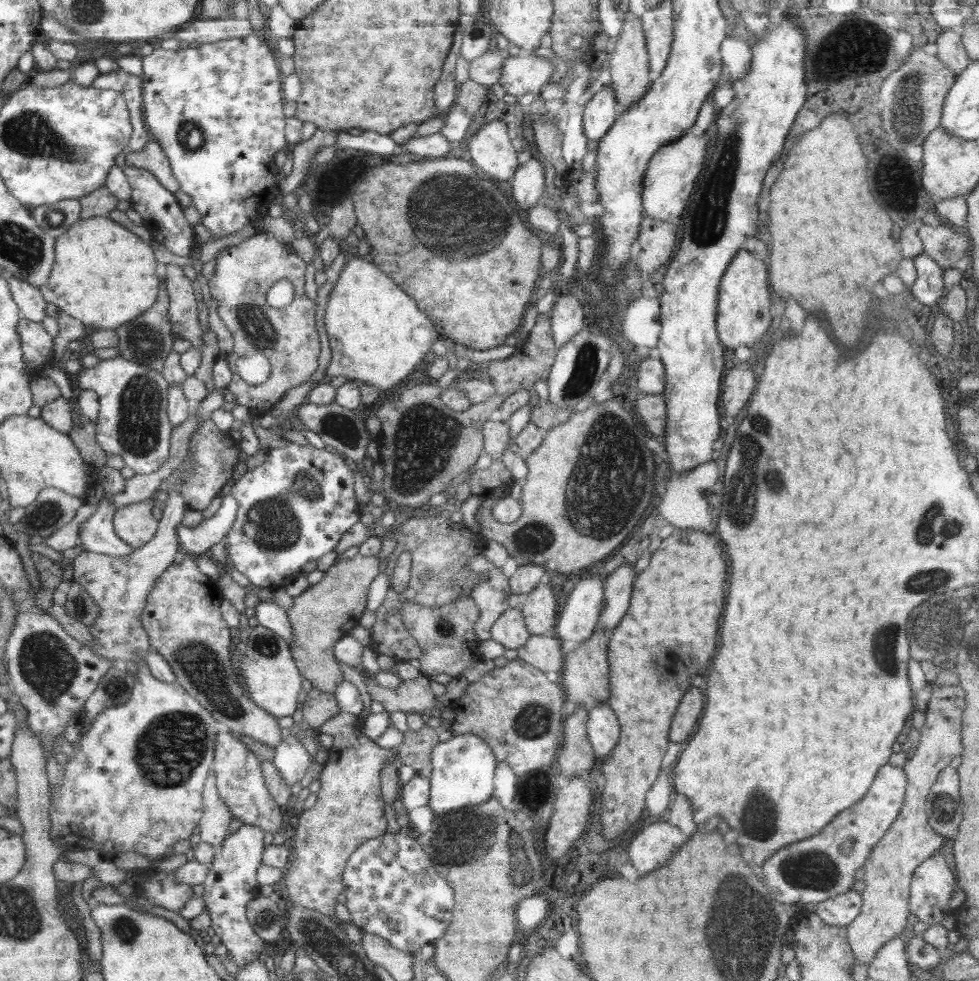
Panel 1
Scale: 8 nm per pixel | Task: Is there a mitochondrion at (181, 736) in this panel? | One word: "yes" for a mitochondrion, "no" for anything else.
yes

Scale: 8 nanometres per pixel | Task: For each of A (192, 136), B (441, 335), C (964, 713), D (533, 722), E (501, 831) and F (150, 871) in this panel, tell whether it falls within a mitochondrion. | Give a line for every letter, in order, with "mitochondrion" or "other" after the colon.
A: mitochondrion
B: other
C: other
D: mitochondrion
E: mitochondrion
F: other

